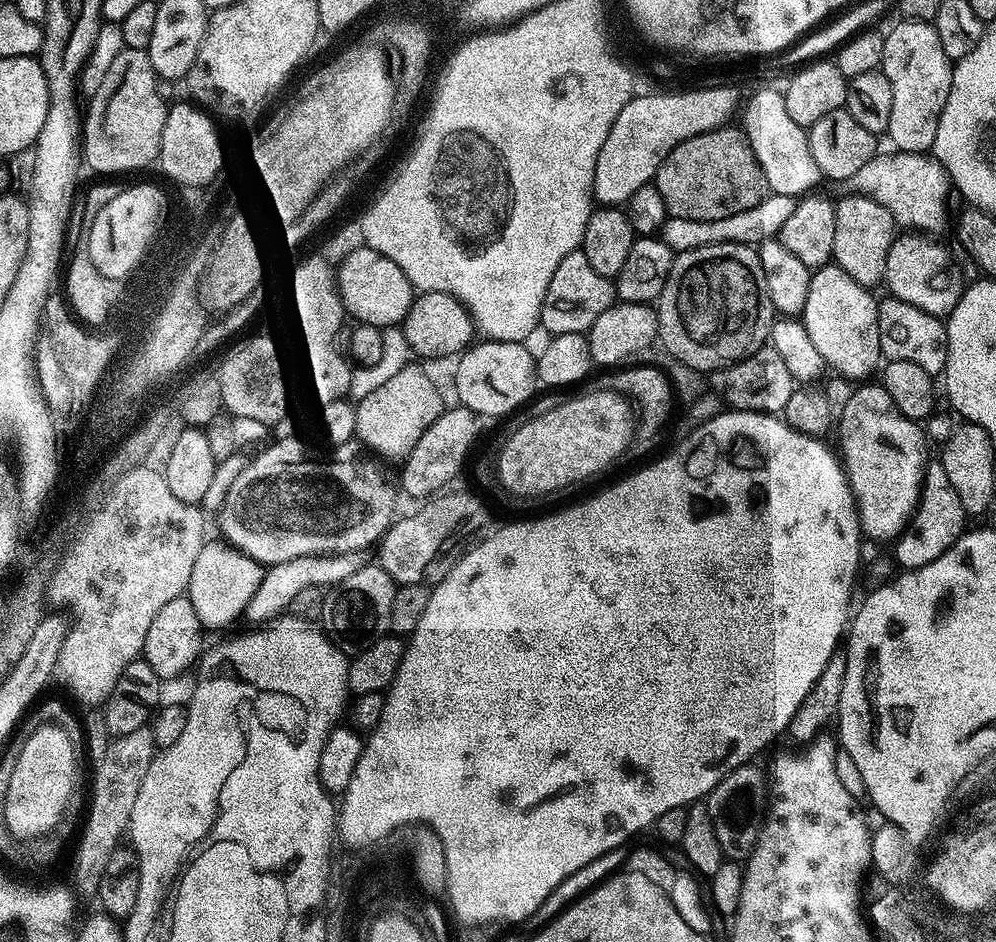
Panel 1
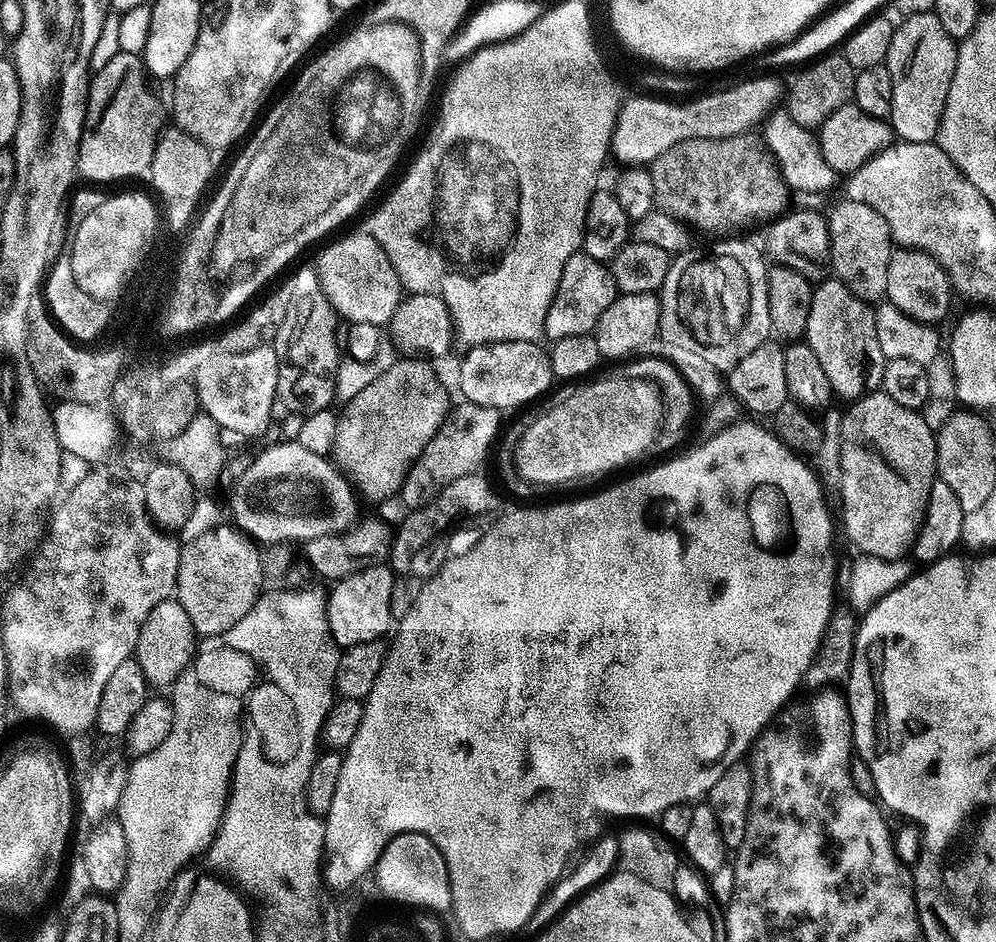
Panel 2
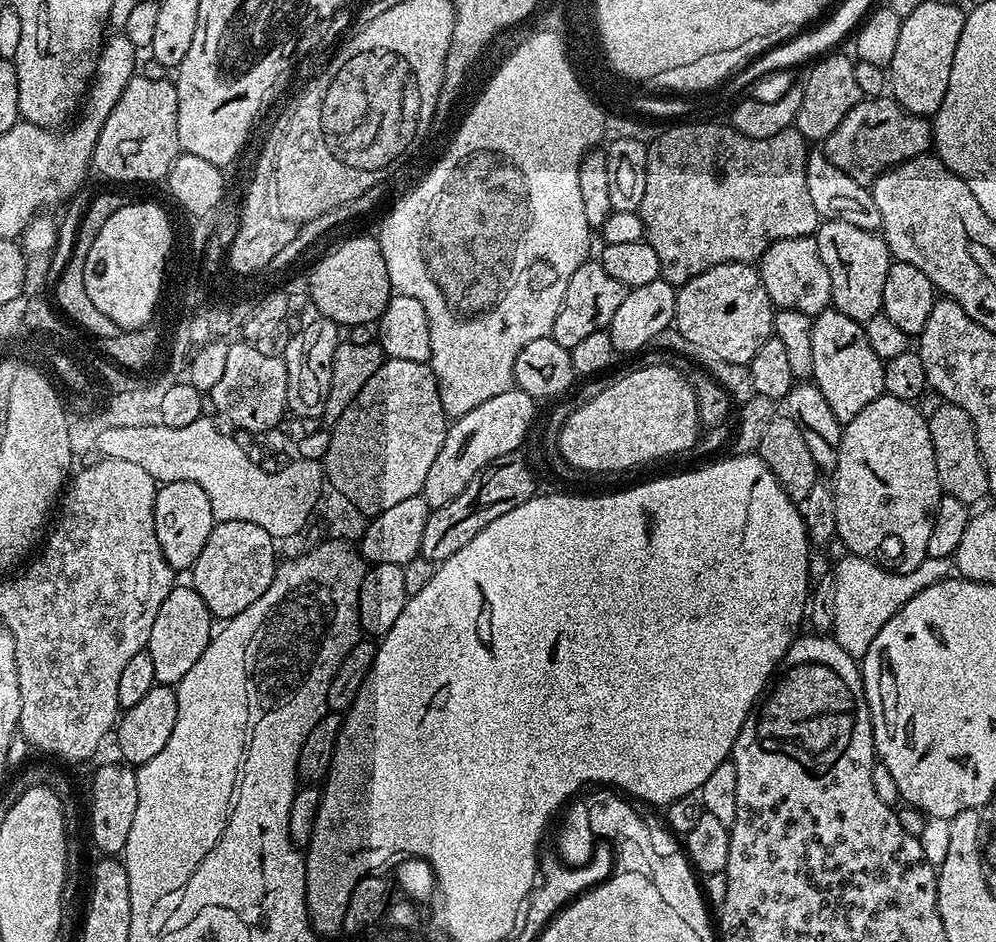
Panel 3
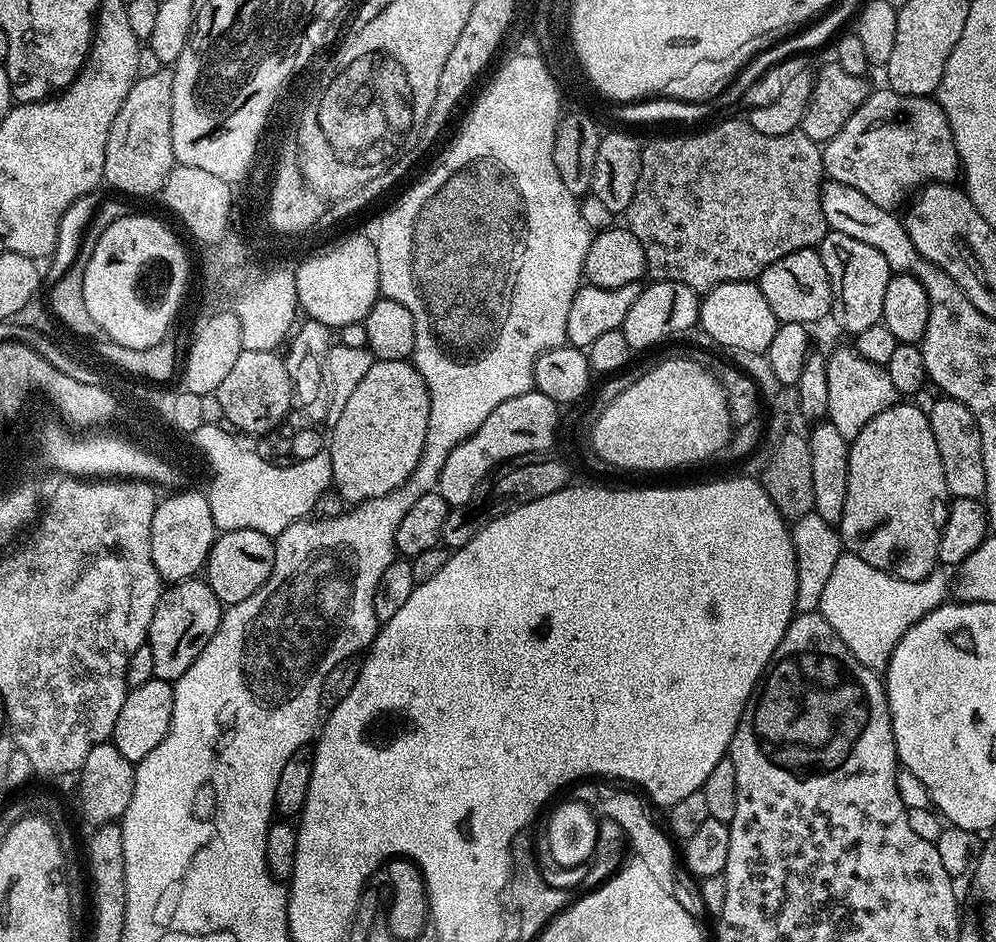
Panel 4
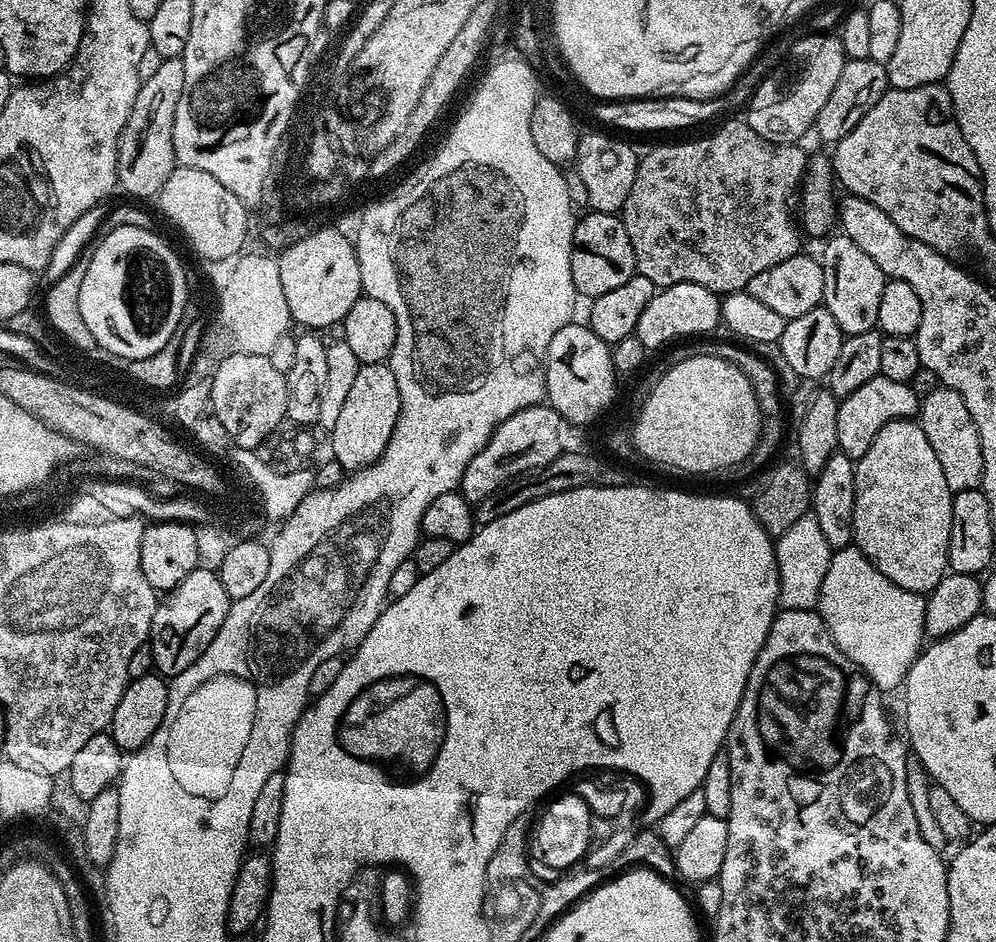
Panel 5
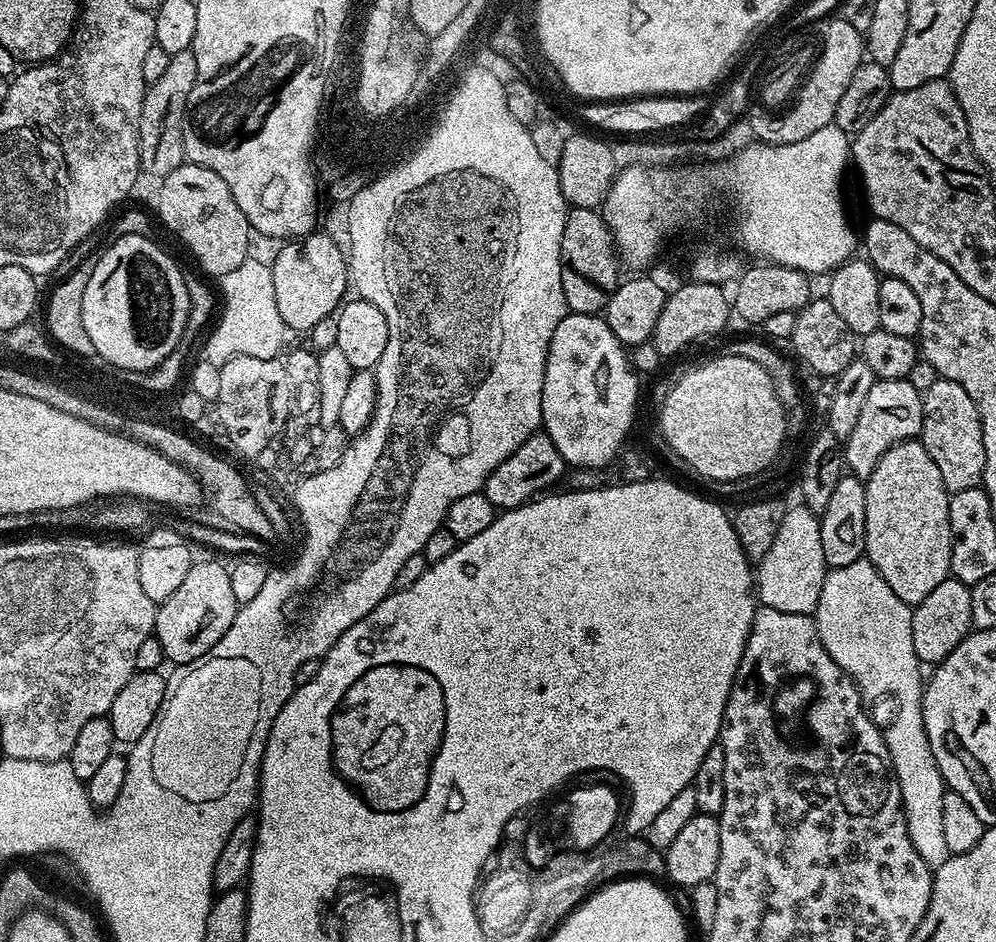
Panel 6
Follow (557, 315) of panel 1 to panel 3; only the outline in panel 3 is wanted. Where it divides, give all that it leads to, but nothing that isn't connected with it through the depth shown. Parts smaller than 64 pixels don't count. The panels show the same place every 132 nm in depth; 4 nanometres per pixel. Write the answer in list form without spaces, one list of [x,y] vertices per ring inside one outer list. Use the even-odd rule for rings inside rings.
[[[585,259],[584,263],[576,266],[574,274],[570,274],[566,282],[566,294],[562,294],[562,306],[558,310],[558,318],[554,318],[552,340],[558,342],[558,346],[571,350],[589,334],[605,331],[628,291],[618,278],[610,278],[610,274],[606,274],[595,259]]]

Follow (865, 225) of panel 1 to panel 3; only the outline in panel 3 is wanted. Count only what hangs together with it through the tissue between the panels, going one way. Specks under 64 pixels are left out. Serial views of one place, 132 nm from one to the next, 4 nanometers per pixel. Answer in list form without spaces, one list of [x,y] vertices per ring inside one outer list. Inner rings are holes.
[[[824,220],[814,233],[818,254],[830,273],[831,307],[864,324],[882,310],[882,290],[886,286],[886,274],[894,263],[887,242],[879,231],[862,230],[851,222]]]

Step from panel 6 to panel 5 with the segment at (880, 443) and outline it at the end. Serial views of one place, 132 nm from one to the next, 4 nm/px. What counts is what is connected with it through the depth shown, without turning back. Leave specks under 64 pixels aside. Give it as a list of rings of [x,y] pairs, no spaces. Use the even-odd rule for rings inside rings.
[[[878,375],[870,378],[866,386],[858,386],[854,394],[843,397],[838,406],[838,449],[848,455],[853,462],[862,458],[870,450],[870,442],[878,438],[878,430],[895,420],[915,417],[920,410],[921,399],[916,396],[910,384],[890,382],[890,378]]]

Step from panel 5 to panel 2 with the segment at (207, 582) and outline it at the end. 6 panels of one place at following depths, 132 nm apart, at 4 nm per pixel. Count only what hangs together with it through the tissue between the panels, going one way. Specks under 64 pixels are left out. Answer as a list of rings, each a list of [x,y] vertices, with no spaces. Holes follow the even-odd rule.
[[[169,598],[158,602],[150,612],[144,629],[140,631],[140,638],[136,643],[134,659],[139,662],[144,670],[149,685],[153,689],[171,689],[179,676],[188,671],[196,658],[198,651],[198,635],[190,614],[186,612],[180,601]]]

